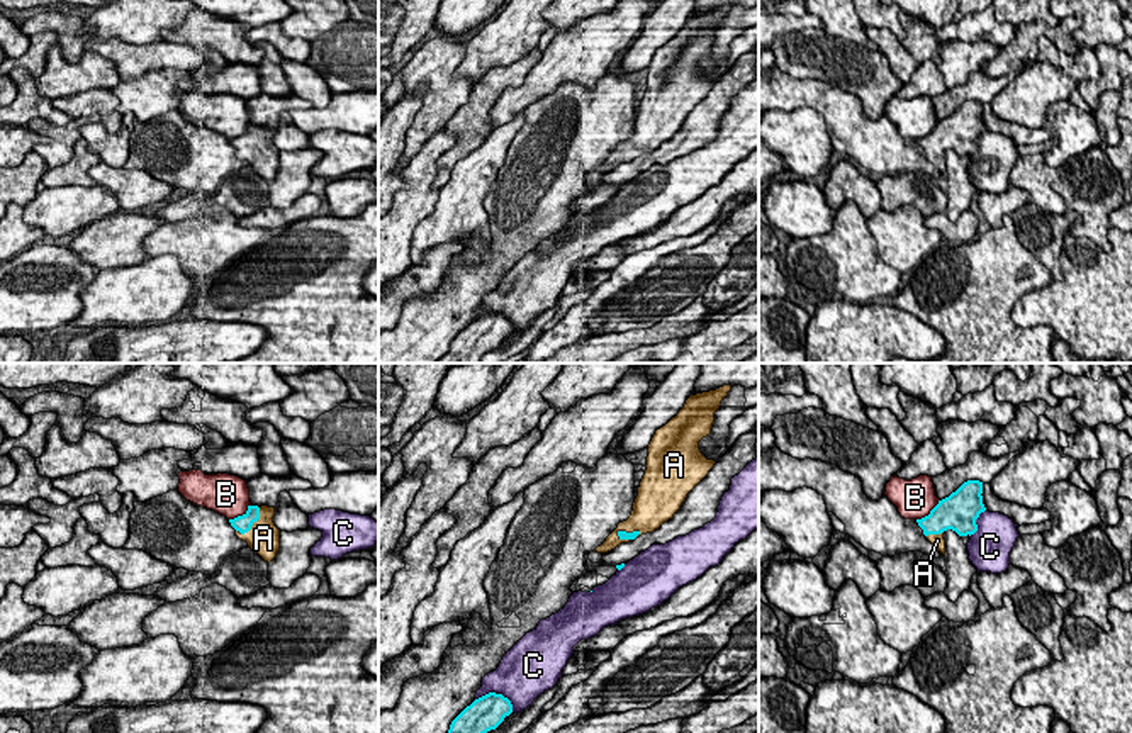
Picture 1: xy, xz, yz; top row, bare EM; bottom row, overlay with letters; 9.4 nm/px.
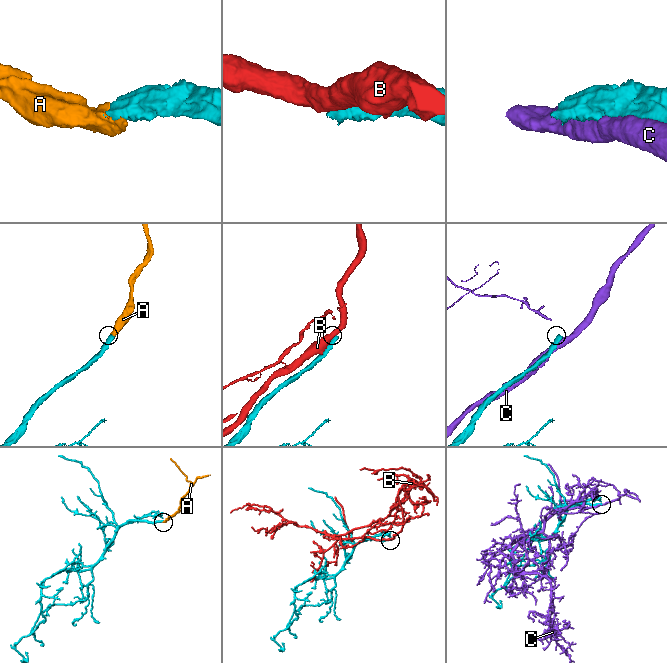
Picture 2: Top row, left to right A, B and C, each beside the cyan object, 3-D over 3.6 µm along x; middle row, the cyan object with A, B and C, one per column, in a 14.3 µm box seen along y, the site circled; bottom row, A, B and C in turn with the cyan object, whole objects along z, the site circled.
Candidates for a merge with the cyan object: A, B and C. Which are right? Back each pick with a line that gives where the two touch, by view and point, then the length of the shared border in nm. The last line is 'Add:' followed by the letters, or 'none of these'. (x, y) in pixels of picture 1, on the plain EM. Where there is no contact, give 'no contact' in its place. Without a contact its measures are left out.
A: xy (252, 145) | 340 nm
Add: A

